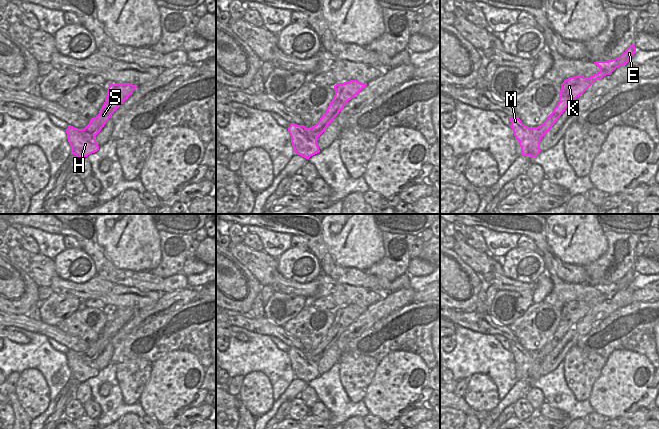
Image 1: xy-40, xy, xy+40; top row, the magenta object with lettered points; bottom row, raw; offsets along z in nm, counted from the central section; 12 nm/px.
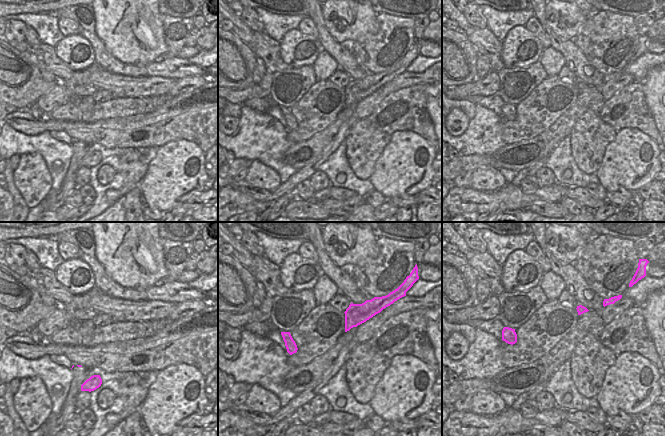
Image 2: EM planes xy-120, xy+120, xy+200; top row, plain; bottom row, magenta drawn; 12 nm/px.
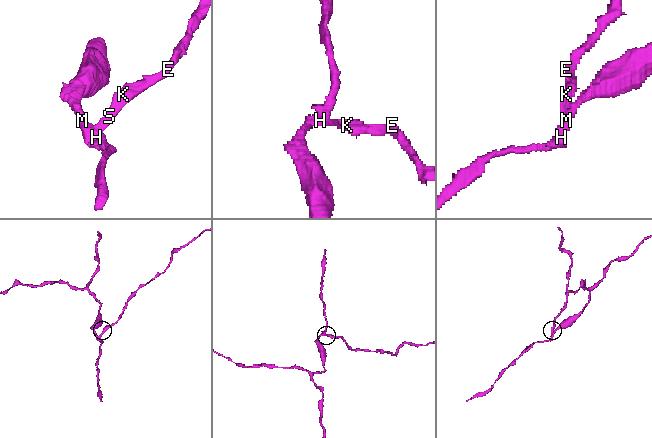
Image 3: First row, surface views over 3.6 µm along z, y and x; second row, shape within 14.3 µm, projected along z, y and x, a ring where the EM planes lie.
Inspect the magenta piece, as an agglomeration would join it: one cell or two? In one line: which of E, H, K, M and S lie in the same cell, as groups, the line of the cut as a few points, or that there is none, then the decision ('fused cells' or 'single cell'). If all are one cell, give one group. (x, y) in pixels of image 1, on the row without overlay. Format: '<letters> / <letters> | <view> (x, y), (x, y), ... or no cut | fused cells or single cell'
E K S / H M | xy+40 (531, 352), (535, 358), (541, 361) | fused cells

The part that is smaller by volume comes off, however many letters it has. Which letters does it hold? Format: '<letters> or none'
E, K, S

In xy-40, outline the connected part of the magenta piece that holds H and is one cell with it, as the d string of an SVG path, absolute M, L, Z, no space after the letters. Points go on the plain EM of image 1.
M68 349L68 352L65 355L71 370L71 377L80 383L84 383L88 379L99 374L95 361L90 359L84 353L78 353Z

